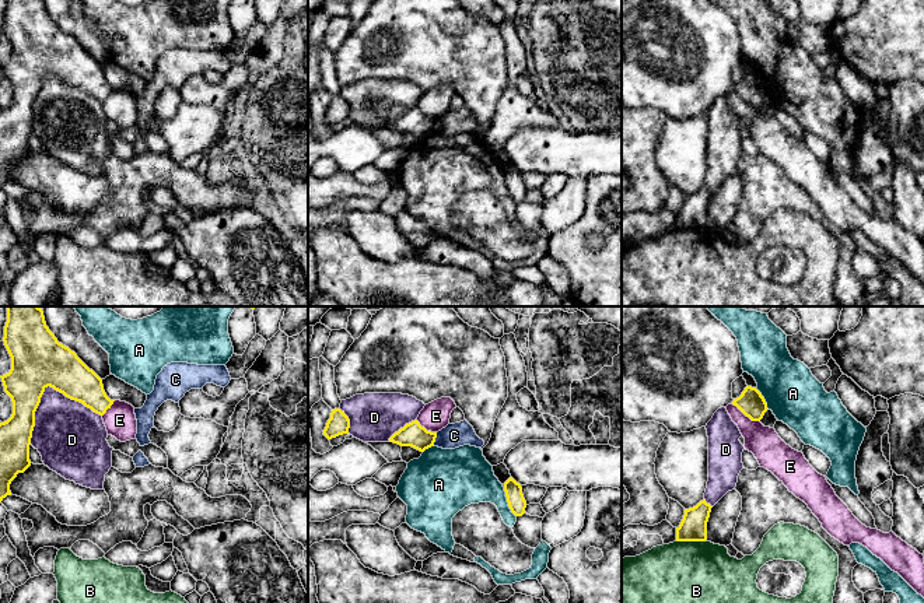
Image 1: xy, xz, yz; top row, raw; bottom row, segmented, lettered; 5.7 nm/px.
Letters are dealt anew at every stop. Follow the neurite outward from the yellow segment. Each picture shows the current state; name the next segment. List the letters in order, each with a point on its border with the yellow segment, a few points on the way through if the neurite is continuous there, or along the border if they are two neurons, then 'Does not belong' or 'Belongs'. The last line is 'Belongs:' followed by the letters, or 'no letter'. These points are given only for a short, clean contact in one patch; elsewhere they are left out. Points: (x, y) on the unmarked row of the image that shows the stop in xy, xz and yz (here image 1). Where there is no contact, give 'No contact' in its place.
A: Touches yellow at xz (507, 188). Does not belong
B: Touches yellow at yz (690, 227). Boundary: yz (706, 225), (676, 228). Does not belong
C: Touches yellow at xz (434, 126). Boundary: xz (437, 119), (433, 132). Does not belong
D: Touches yellow at xy (44, 76). Does not belong
E: Touches yellow at yz (746, 102). Boundary: yz (732, 90), (752, 107), (759, 108). Does not belong
Belongs: no letter

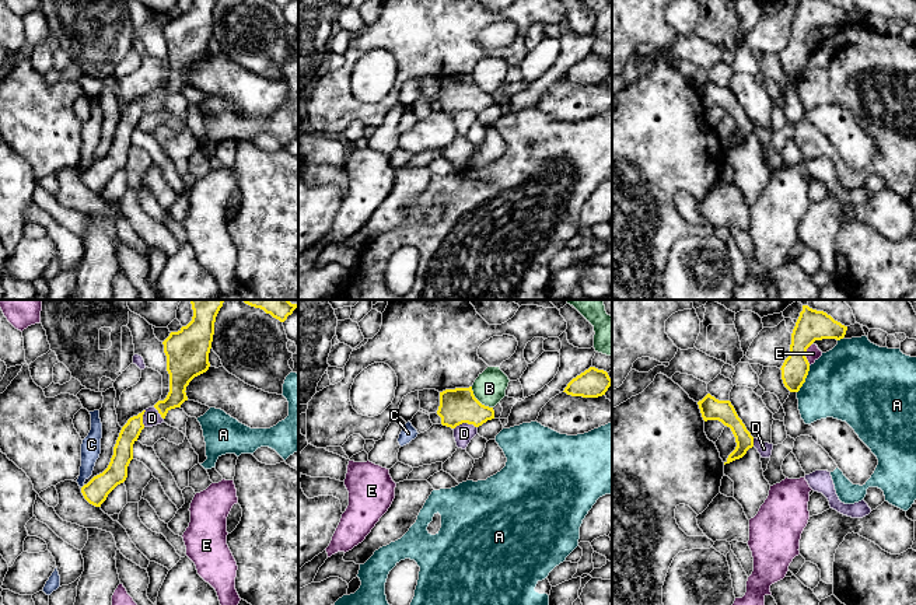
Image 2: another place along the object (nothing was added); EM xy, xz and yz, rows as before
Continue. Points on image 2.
A: Touches yellow at yz (804, 66). Does not belong
B: Touches yellow at xz (478, 87). Boundary: xz (471, 73), (475, 83), (492, 94). Does not belong
C: Touches yellow at xy (83, 172). Boundary: xy (84, 171), (81, 174). Does not belong
D: Touches yellow at xz (464, 108). Boundary: xz (476, 112), (460, 109), (453, 115). Does not belong
E: Touches yellow at yz (804, 41). Boundary: yz (811, 30), (806, 39), (808, 51). Does not belong
Belongs: no letter

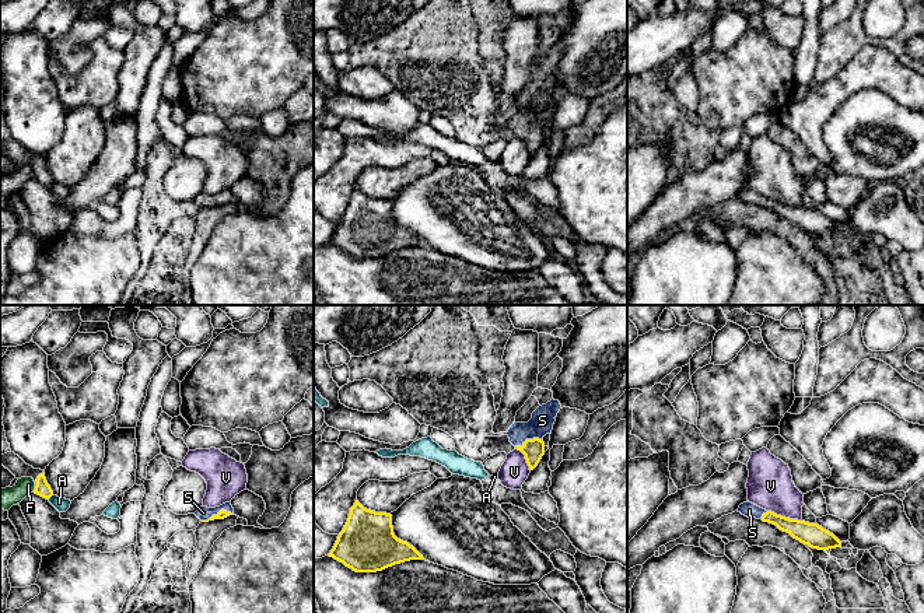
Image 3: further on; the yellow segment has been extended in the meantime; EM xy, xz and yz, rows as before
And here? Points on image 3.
A: Touches yellow at xy (49, 184). Boundary: xy (52, 181), (48, 185). Does not belong
F: Touches yellow at xy (35, 175). Boundary: xy (35, 172), (32, 178). Does not belong
S: Touches yellow at xy (217, 200). Path across: xy (223, 200), (217, 200), (203, 199). Belongs
V: Touches yellow at yz (784, 203). Boundary: yz (767, 196), (801, 207). Does not belong
Belongs: S

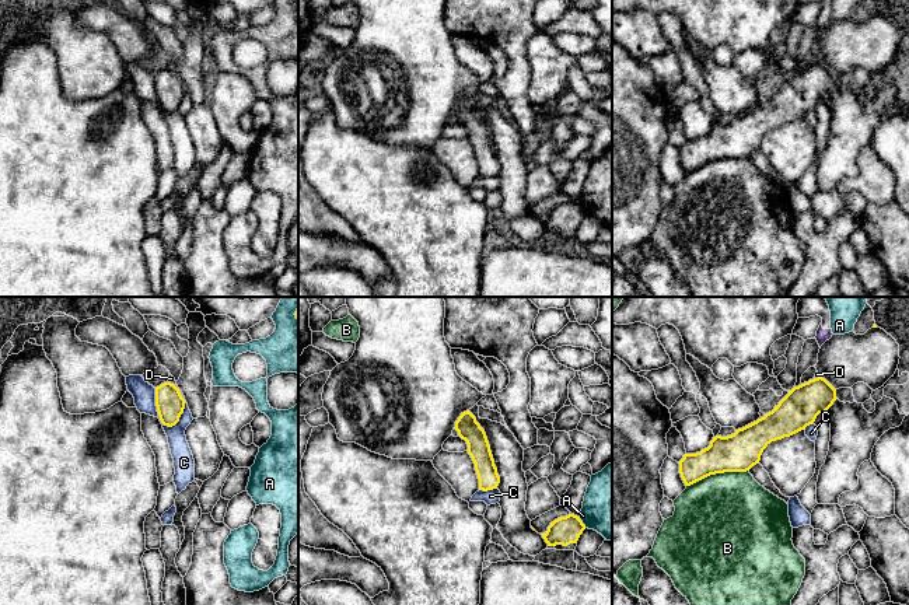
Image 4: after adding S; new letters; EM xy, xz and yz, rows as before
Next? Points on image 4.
A: Touches yellow at xz (581, 207). Does not belong
B: Touches yellow at yz (717, 158). Does not belong
C: Touches yellow at xy (157, 97). Boundary: xy (154, 74), (157, 101), (164, 111), (171, 114). Does not belong
D: Touches yellow at xy (172, 70). Boundary: xy (168, 67), (177, 74). Does not belong
Belongs: no letter

